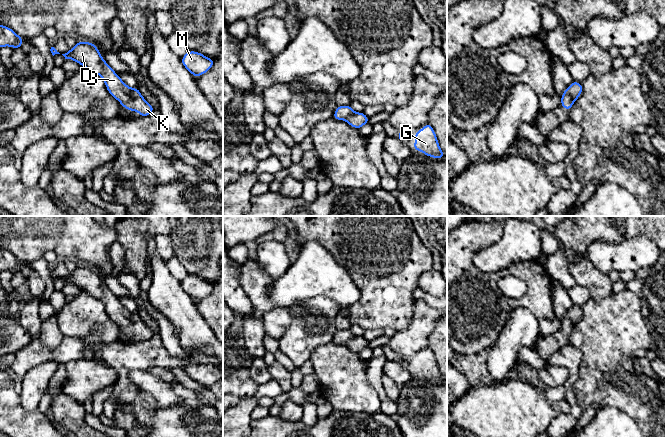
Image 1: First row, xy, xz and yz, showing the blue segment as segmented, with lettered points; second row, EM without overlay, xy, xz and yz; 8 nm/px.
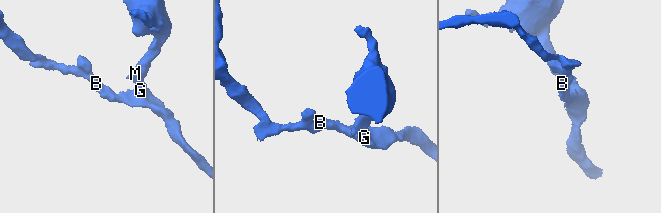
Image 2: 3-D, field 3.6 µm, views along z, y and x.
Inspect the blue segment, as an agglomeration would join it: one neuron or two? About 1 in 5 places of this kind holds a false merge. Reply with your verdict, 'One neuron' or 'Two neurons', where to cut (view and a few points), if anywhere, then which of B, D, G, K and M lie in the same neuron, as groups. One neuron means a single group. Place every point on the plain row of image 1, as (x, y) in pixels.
One neuron. No split. Groups: B D G K M

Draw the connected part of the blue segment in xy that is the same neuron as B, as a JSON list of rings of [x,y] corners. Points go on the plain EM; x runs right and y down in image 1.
[[[78,265],[69,276],[62,278],[65,283],[71,283],[89,295],[101,300],[110,319],[117,323],[128,335],[137,335],[141,341],[153,337],[154,331],[141,319],[138,311],[128,311],[115,295],[102,282],[96,269],[90,266]]]

